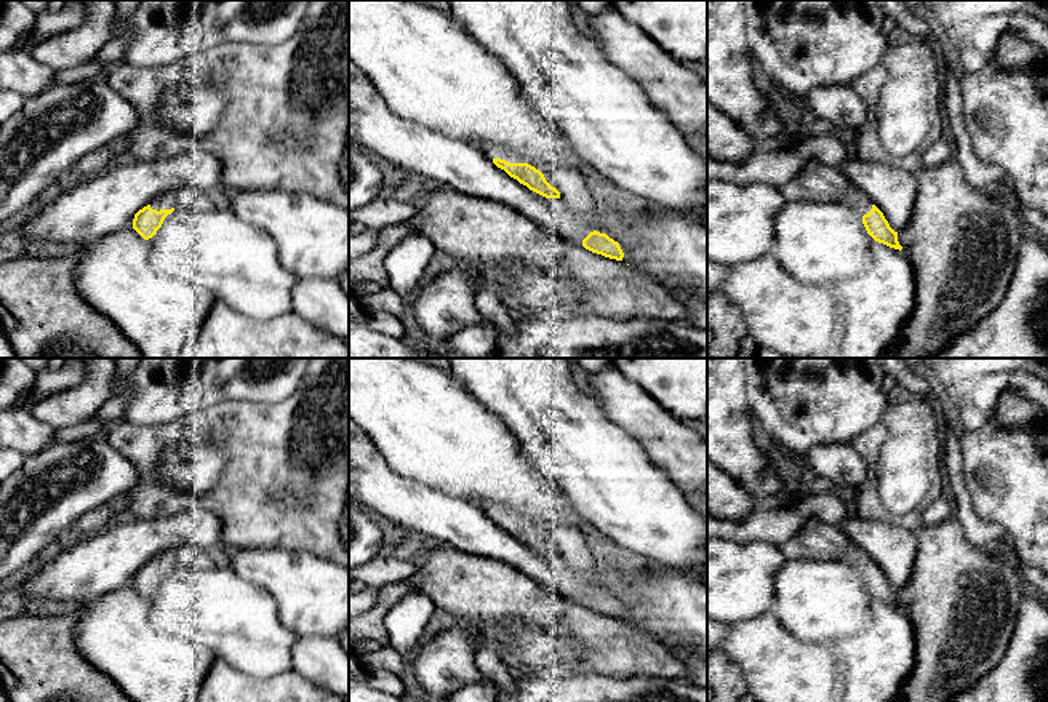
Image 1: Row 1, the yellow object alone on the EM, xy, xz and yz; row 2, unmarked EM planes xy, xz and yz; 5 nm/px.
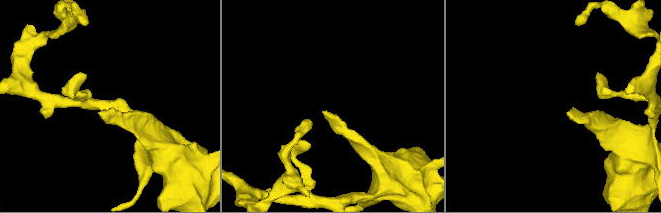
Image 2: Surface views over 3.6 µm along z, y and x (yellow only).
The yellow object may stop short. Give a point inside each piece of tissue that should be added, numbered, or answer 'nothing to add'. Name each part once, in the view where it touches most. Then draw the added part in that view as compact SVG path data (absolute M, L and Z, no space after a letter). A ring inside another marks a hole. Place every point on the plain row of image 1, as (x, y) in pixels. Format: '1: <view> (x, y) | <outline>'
1: xz (492, 509) | M480 501L480 504L482 504L482 510L491 518L493 517L501 517L501 518L506 518L509 521L526 521L522 515L515 513L509 507L504 507L498 502Z

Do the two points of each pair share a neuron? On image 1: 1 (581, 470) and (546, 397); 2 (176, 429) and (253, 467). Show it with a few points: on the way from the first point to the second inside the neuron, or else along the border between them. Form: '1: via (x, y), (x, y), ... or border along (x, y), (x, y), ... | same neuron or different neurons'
1: via (581, 453), (551, 414) | same neuron
2: via (196, 429), (216, 429), (236, 448) | same neuron

